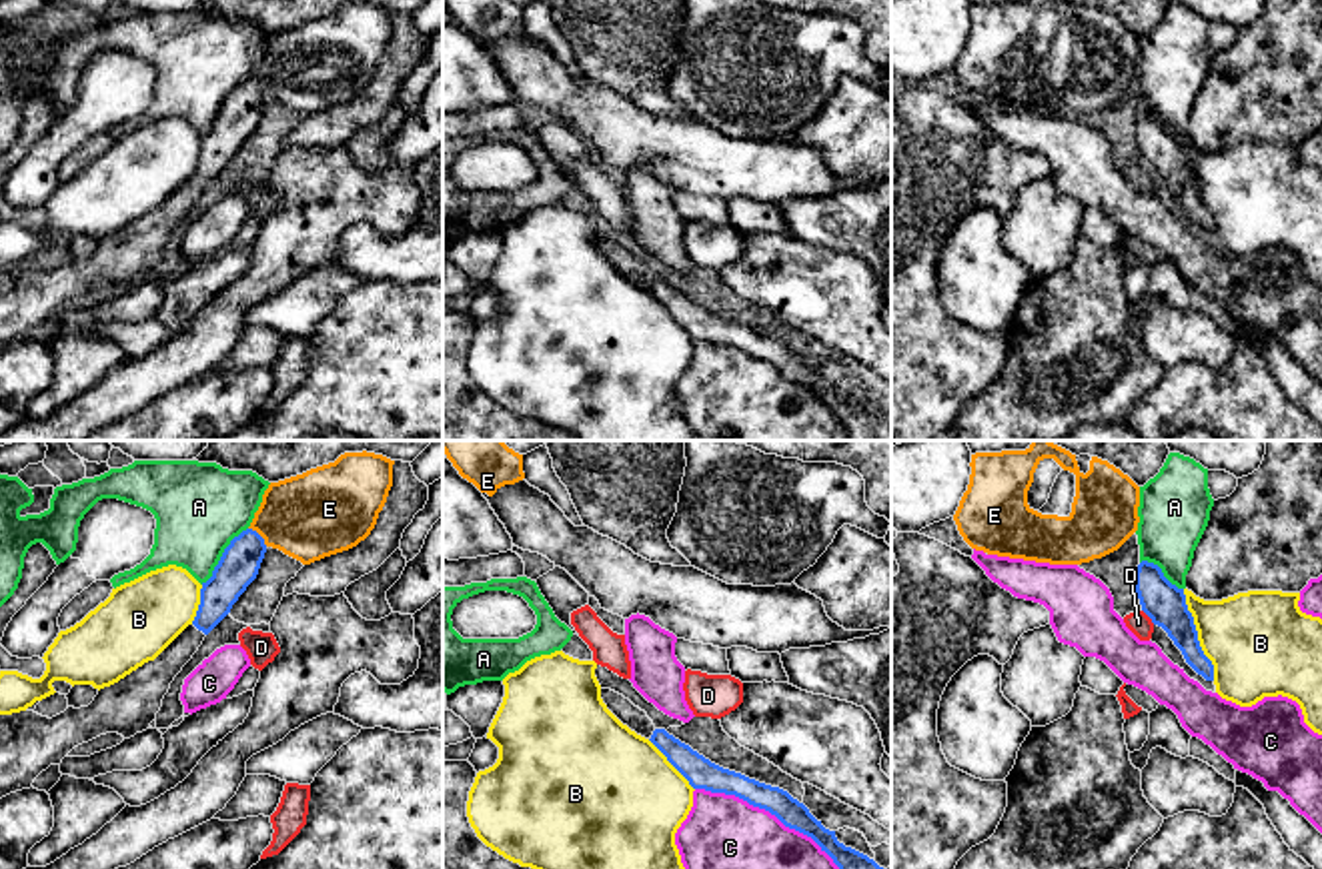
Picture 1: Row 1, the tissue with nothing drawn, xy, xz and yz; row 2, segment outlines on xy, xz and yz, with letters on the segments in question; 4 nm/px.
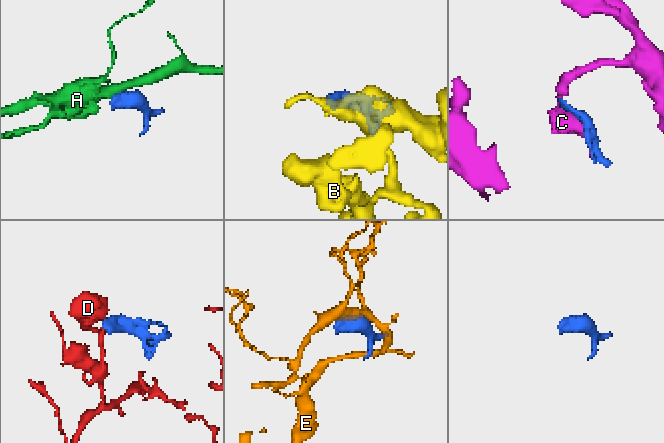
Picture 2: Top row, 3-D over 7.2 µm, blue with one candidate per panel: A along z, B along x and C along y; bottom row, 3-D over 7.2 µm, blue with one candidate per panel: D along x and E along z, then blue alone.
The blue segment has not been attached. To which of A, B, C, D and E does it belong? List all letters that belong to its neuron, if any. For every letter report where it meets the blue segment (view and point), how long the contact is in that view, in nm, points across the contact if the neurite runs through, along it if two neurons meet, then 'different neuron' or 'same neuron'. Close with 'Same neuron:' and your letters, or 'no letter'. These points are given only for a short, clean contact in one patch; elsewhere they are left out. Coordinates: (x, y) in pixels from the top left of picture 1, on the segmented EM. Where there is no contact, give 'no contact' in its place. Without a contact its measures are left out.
A: meets blue in xy at (223, 555); contact 300 nm long; different neuron
B: meets blue in yz at (1196, 635); contact 400 nm long; different neuron
C: meets blue in xz at (768, 809); contact 650 nm long; different neuron
D: meets blue in yz at (1148, 615); contact 80 nm long; border along yz (1142, 609), (1154, 623); different neuron
E: meets blue in xy at (259, 535); contact 110 nm long; different neuron
Same neuron: no letter

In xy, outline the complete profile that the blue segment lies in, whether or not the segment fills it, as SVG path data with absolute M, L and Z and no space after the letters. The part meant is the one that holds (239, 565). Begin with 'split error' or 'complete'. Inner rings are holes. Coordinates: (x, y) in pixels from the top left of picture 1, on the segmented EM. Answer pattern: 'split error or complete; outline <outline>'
split error; outline M246 529L234 537L214 567L212 577L202 583L194 621L154 661L144 663L118 683L100 689L88 707L68 707L52 719L34 711L0 715L0 799L30 789L42 771L50 765L60 765L82 743L106 733L130 739L136 733L152 729L150 723L156 719L170 683L198 651L204 637L230 613L238 597L256 579L264 553L264 539L256 531Z

